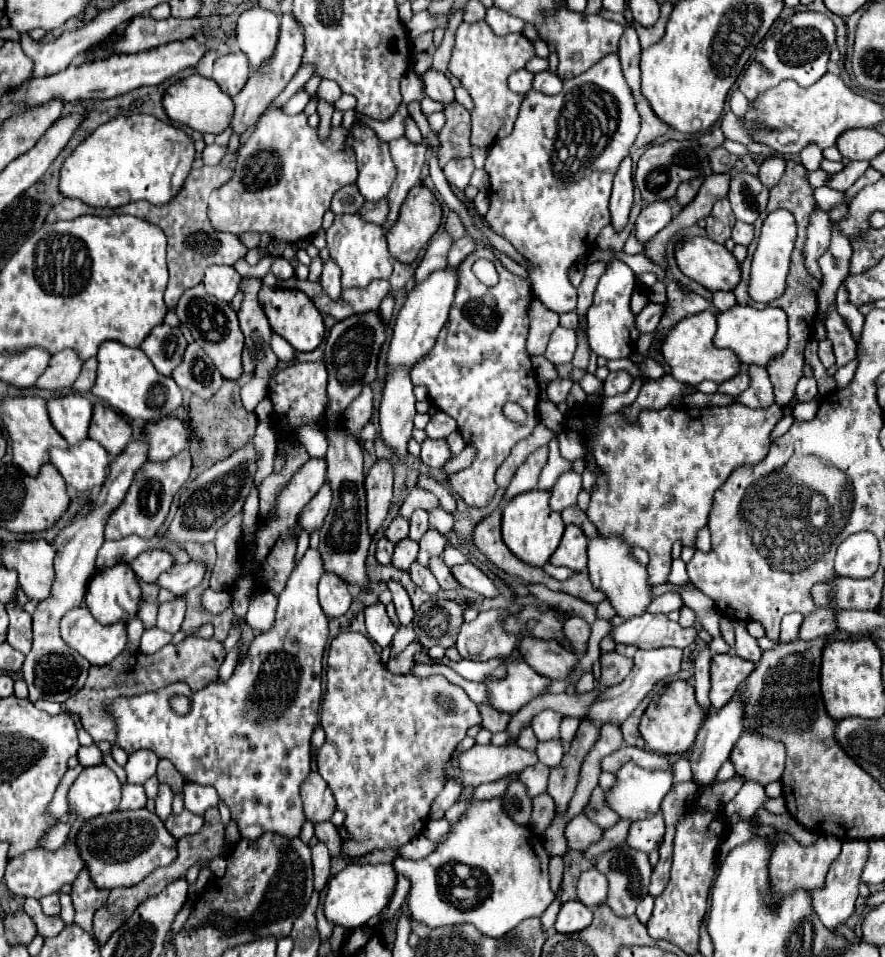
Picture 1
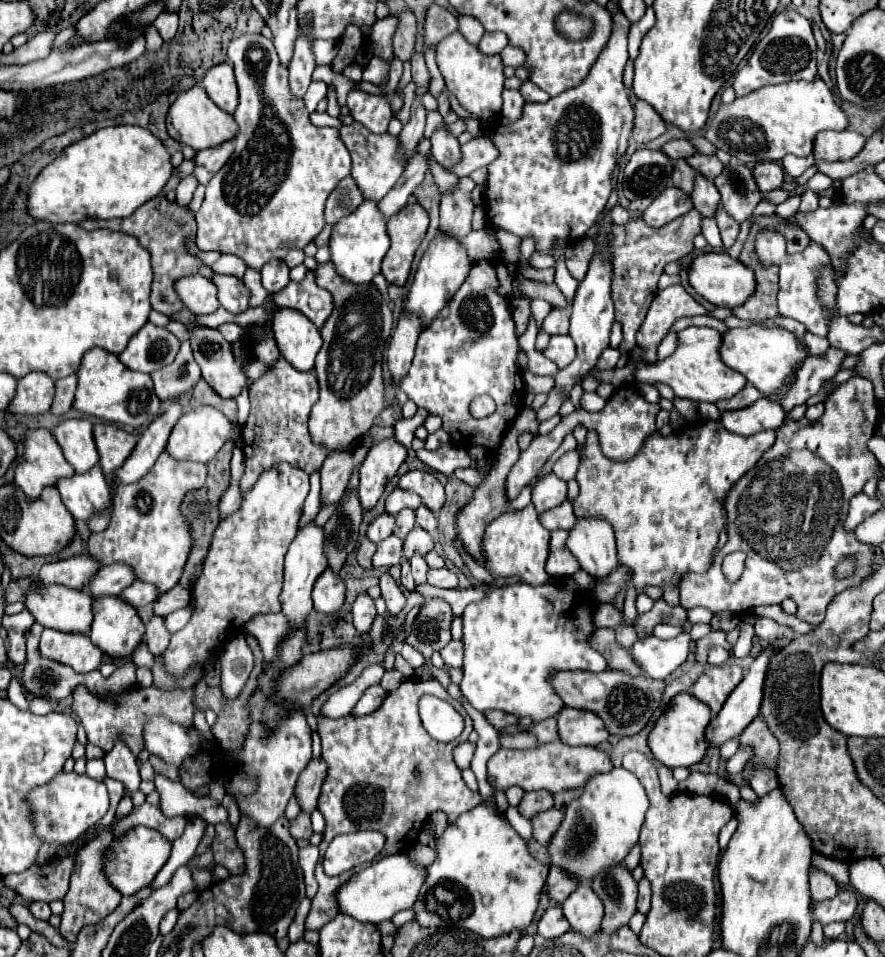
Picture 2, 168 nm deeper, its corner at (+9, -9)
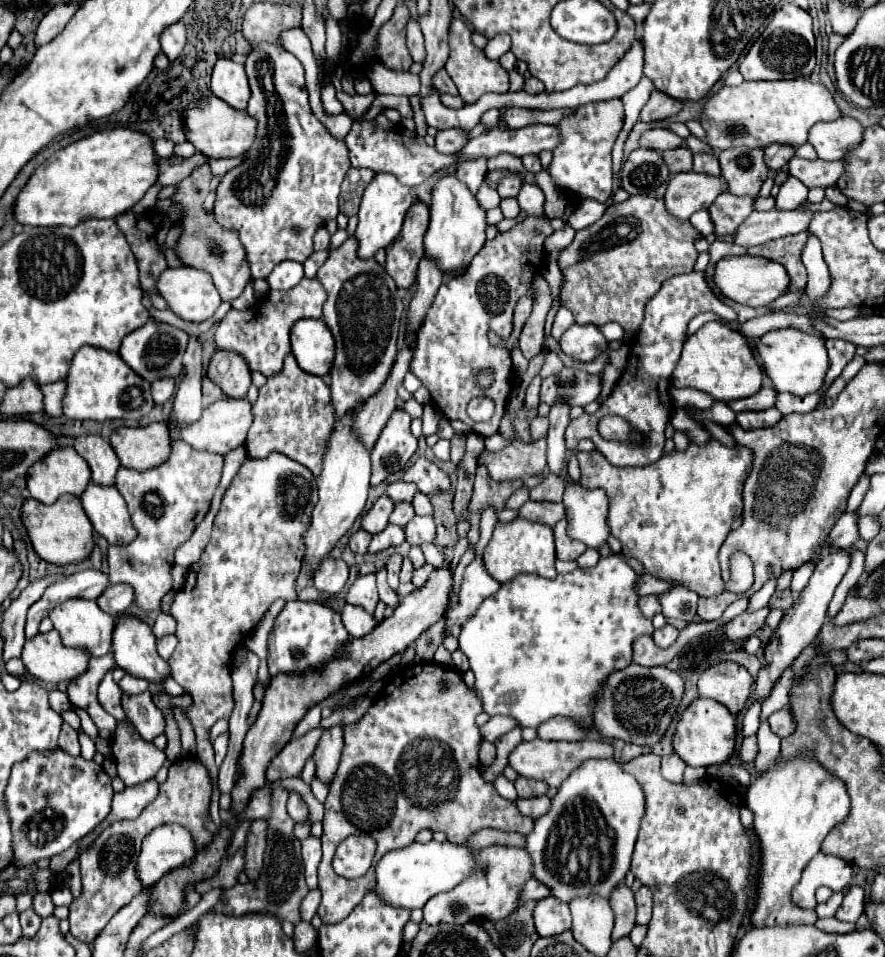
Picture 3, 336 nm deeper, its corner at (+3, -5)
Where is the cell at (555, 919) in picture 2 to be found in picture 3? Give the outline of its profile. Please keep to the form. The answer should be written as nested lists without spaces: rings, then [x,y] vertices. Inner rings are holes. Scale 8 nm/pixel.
[[[554,896],[540,900],[534,908],[534,924],[540,936],[556,936],[568,930],[572,926],[568,904]]]

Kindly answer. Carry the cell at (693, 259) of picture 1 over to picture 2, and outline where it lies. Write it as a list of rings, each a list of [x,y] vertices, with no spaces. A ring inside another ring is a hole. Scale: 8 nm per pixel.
[[[708,252],[698,256],[692,262],[688,276],[694,290],[710,304],[720,308],[738,308],[742,302],[746,302],[746,298],[750,298],[750,294],[754,294],[754,272],[724,252]]]

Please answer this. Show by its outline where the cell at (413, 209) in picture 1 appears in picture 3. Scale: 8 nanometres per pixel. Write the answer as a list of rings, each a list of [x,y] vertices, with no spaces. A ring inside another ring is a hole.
[[[416,200],[406,214],[398,238],[386,248],[386,272],[394,278],[398,288],[410,288],[416,282],[416,270],[424,258],[422,238],[428,228],[428,206]]]

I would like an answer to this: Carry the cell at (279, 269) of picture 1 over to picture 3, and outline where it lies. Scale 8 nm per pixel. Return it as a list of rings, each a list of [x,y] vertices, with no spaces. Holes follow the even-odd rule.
[[[280,262],[274,266],[274,270],[270,272],[270,276],[266,278],[266,282],[270,284],[272,290],[288,290],[292,286],[296,286],[300,280],[304,278],[304,268],[300,262]]]

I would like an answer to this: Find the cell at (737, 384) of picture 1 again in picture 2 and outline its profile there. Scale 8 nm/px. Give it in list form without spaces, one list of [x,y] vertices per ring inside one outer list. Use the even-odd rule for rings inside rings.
[[[746,386],[744,390],[740,390],[734,398],[728,398],[728,400],[720,400],[720,402],[716,402],[716,406],[722,410],[722,412],[726,412],[726,410],[738,410],[738,408],[746,408],[746,406],[750,406],[750,404],[754,404],[758,398],[762,398],[762,392],[758,390],[758,388],[754,388],[754,386]]]

